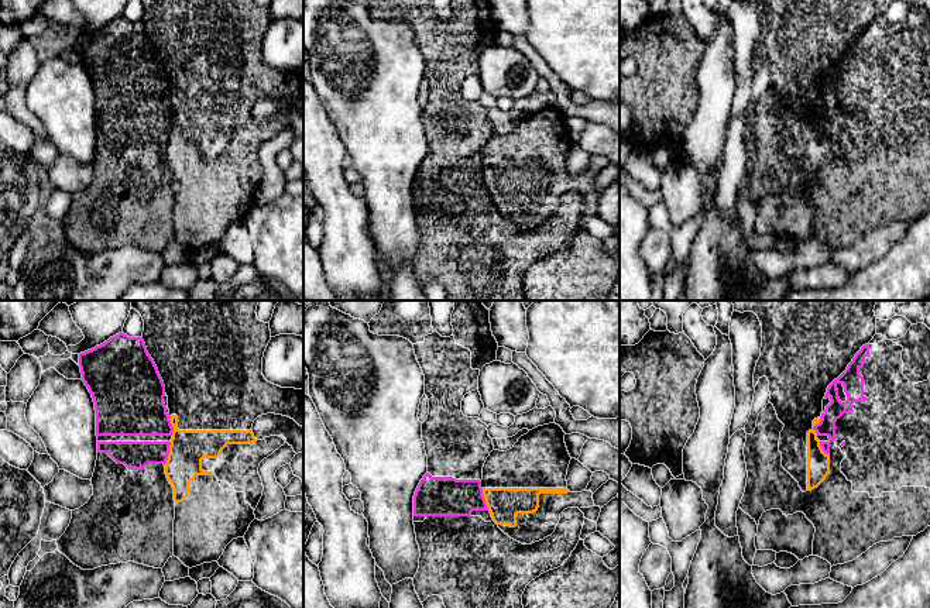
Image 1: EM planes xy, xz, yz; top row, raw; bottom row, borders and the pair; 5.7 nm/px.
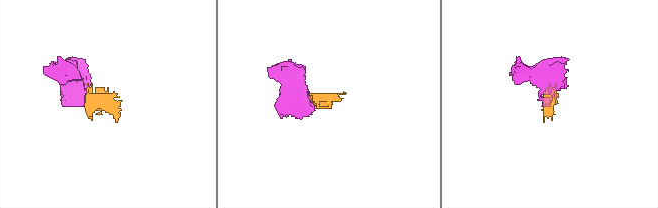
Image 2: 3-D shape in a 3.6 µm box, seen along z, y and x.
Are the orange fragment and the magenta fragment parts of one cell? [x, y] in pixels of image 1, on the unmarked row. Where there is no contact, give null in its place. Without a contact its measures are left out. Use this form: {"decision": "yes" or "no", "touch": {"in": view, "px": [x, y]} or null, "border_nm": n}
{"decision": "no", "touch": {"in": "xy", "px": [170, 137]}, "border_nm": 140}

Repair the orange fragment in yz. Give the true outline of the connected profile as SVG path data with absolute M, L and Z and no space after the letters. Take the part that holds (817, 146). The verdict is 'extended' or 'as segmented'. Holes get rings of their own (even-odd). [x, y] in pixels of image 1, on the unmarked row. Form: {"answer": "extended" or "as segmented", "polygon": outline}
{"answer": "extended", "polygon": "M758 0L758 3L762 10L762 31L754 56L754 71L762 61L768 62L769 86L785 109L779 124L782 151L799 166L803 176L811 175L830 157L830 140L823 135L813 113L821 104L823 83L828 69L847 54L861 31L869 28L876 18L876 0Z"}

